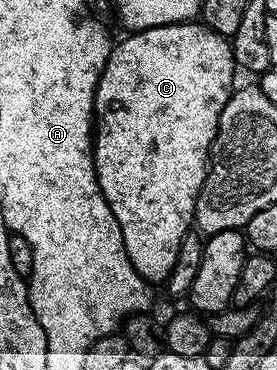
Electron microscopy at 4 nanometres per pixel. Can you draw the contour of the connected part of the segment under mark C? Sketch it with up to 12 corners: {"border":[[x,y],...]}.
{"border":[[201,21],[125,35],[94,167],[140,276],[191,233],[236,86]]}

